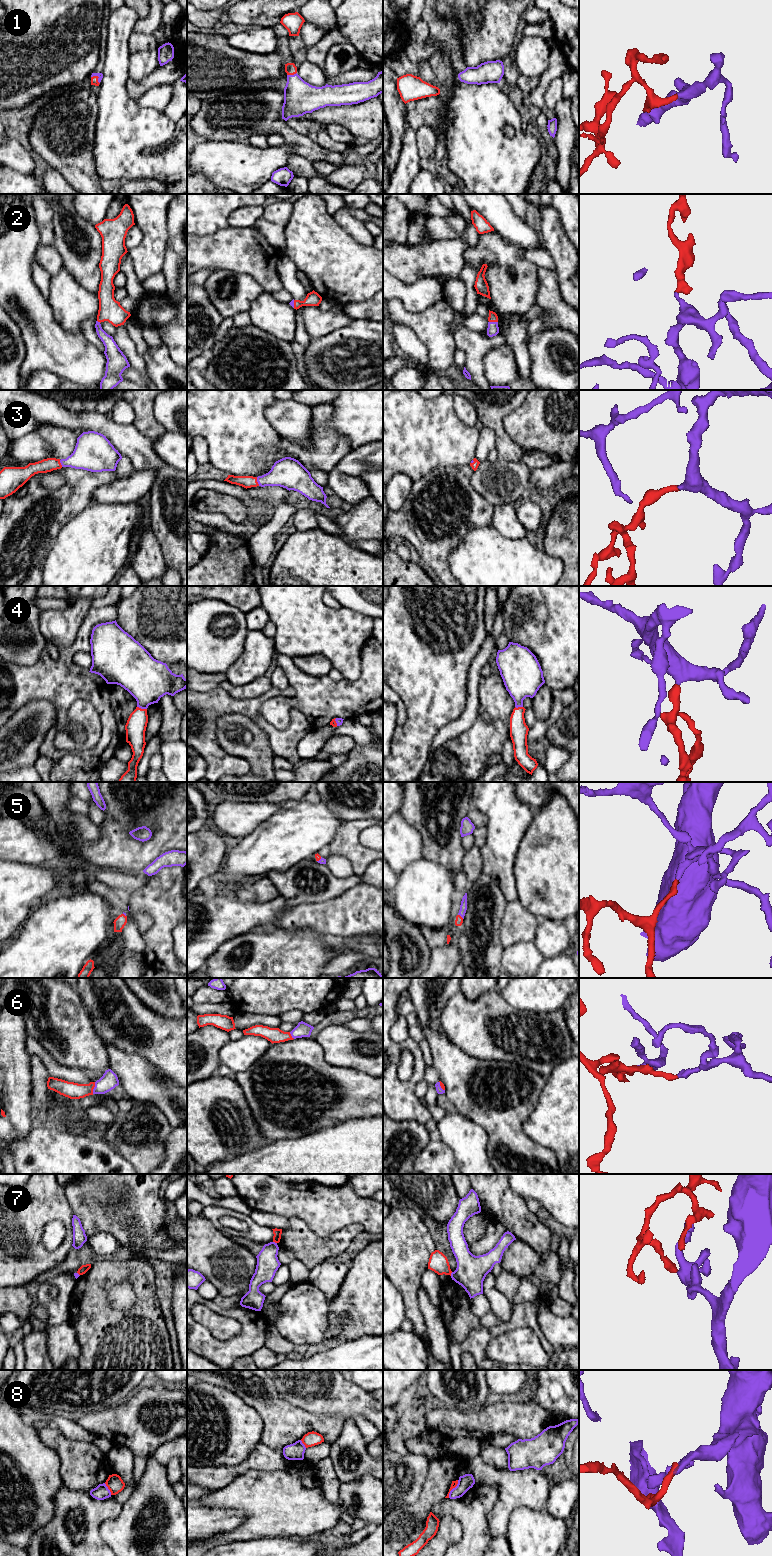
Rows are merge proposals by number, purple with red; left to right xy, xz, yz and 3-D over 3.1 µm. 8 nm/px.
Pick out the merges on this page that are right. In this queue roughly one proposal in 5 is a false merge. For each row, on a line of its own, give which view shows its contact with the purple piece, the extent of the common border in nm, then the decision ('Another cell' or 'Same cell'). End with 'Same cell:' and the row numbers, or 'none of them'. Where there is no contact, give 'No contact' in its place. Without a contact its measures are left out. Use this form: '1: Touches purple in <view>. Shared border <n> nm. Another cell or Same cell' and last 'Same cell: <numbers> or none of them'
1: Touches purple in xz. Shared border 80 nm. Same cell
2: Touches purple in yz. Shared border 70 nm. Same cell
3: Touches purple in xz. Shared border 80 nm. Same cell
4: Touches purple in xy. Shared border 80 nm. Same cell
5: Touches purple in yz. Shared border 60 nm. Same cell
6: Touches purple in xy. Shared border 100 nm. Same cell
7: Touches purple in xz. Shared border 40 nm. Another cell
8: Touches purple in yz. Shared border 170 nm. Another cell
Same cell: 1, 2, 3, 4, 5, 6

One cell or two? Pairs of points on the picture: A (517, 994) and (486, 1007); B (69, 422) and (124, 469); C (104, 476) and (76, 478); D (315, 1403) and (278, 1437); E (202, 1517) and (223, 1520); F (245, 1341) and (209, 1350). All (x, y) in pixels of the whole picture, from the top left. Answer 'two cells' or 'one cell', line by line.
A: two cells
B: two cells
C: one cell
D: two cells
E: one cell
F: one cell

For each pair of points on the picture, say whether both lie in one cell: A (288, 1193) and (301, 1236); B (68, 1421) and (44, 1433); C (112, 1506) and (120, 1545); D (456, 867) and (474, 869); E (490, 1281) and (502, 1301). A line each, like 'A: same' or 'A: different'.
A: different
B: different
C: different
D: different
E: same

